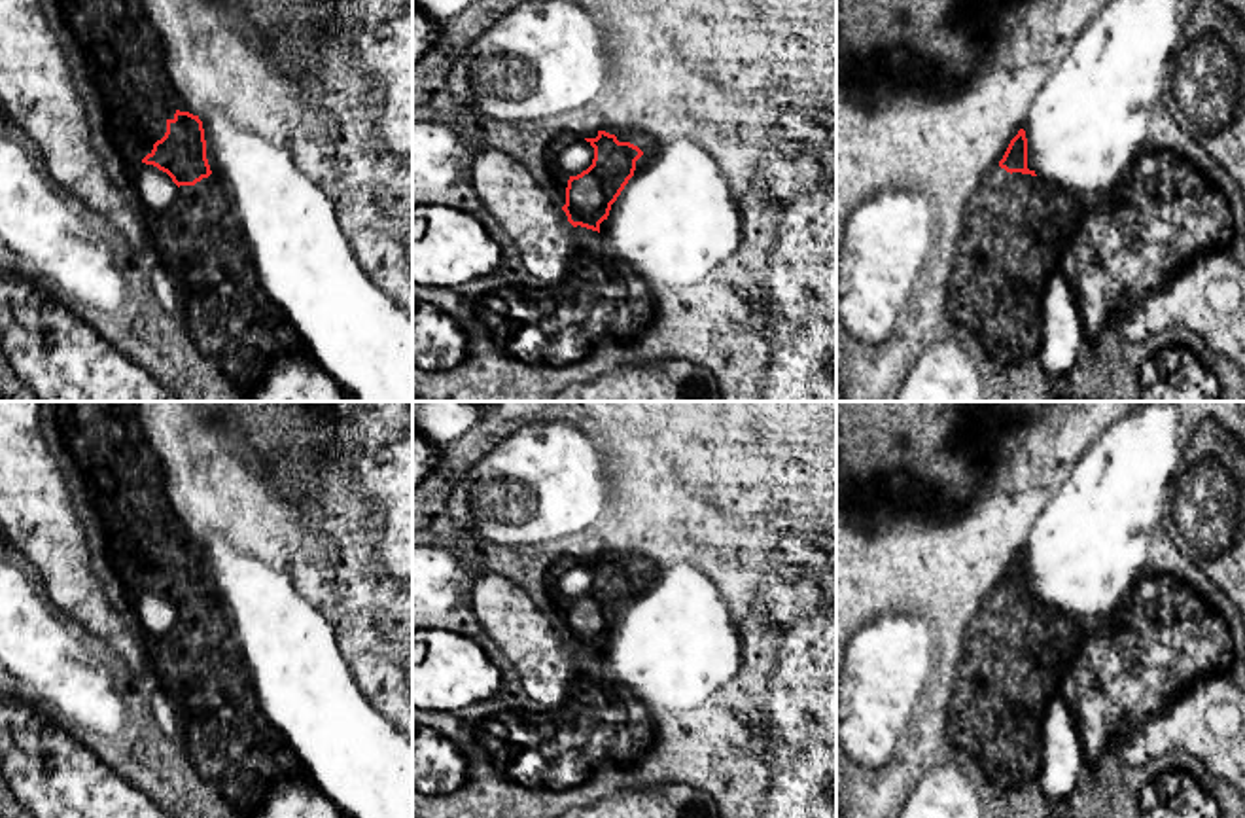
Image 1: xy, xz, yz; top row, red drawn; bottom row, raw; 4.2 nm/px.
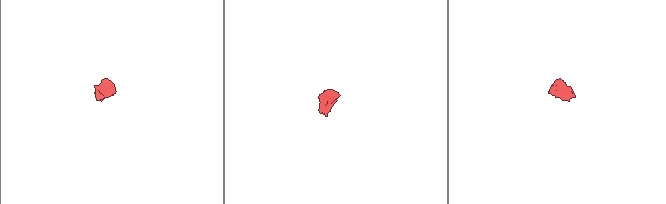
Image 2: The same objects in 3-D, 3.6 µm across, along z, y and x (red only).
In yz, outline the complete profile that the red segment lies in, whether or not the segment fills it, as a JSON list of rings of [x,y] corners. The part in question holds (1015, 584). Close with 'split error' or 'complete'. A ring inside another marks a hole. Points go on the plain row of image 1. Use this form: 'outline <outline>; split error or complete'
outline [[[1024,553],[1010,564],[995,600],[1016,612],[1033,610],[1037,617],[1063,615],[1060,610],[1039,602],[1035,595],[1027,593],[1027,562]]]; split error

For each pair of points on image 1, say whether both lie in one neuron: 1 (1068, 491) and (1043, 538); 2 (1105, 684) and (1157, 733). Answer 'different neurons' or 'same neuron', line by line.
1: same neuron
2: different neurons

